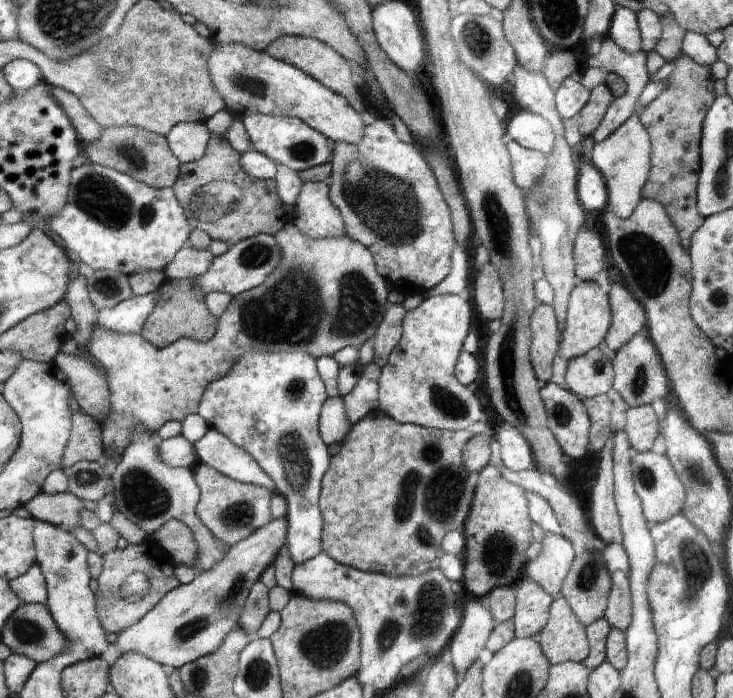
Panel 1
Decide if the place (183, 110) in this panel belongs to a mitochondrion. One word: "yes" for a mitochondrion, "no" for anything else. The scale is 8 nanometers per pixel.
no

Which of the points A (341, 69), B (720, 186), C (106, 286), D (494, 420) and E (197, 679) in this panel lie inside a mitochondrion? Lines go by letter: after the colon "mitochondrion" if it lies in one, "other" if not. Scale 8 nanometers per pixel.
A: other
B: mitochondrion
C: mitochondrion
D: other
E: mitochondrion

